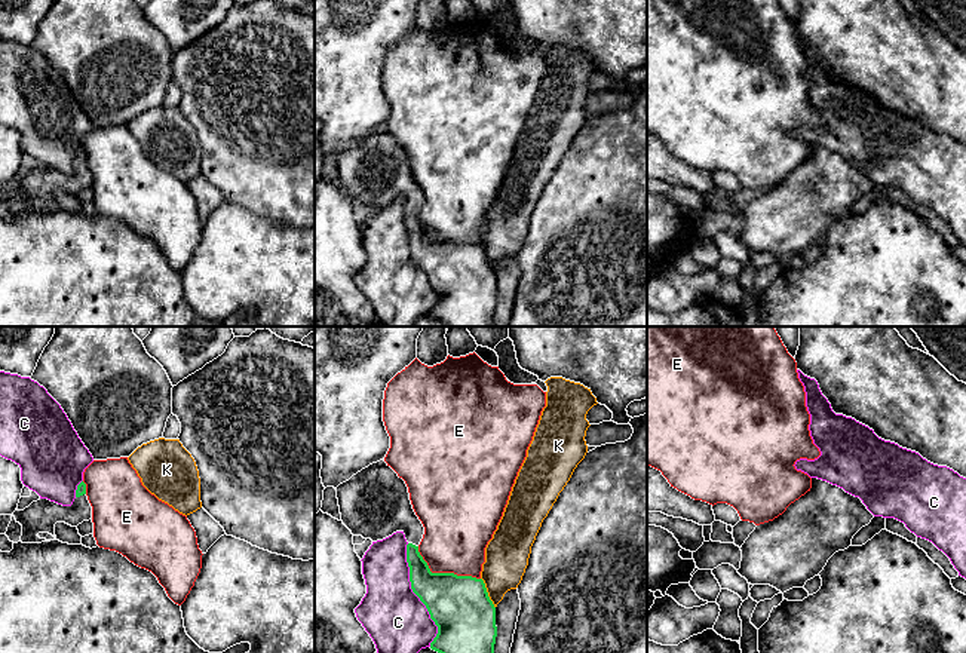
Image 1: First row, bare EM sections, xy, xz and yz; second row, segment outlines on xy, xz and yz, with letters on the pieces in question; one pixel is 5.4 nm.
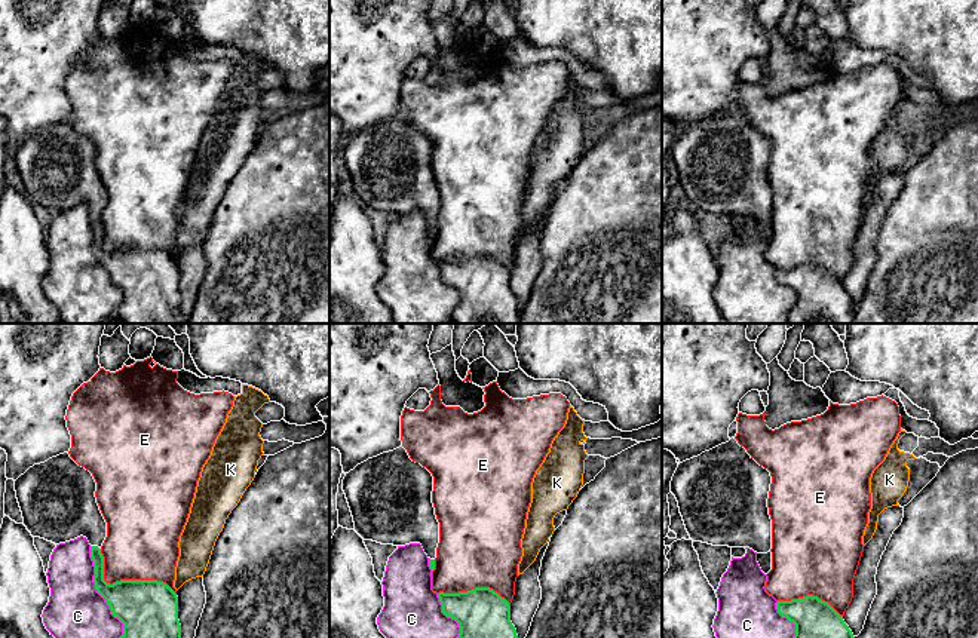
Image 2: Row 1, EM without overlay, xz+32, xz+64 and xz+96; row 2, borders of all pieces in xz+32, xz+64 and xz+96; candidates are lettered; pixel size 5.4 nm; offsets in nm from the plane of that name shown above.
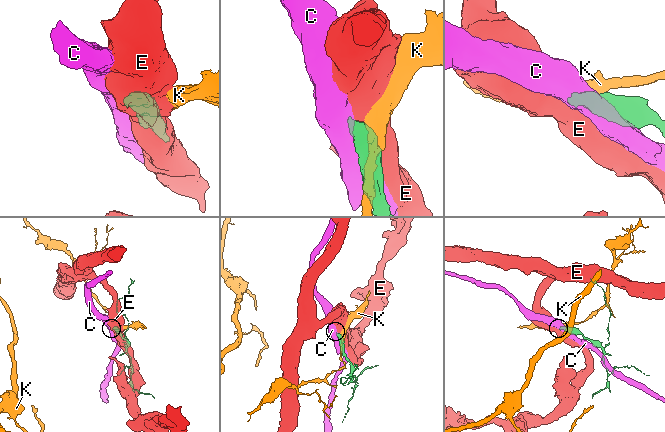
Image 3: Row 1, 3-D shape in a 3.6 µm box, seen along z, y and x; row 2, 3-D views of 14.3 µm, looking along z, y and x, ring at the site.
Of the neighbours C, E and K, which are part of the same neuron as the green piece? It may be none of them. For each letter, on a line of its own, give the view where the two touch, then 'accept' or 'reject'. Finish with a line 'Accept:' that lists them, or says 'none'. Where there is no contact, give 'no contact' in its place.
C: contact in xz; reject
E: contact in xz; reject
K: contact in xz; reject
Accept: none

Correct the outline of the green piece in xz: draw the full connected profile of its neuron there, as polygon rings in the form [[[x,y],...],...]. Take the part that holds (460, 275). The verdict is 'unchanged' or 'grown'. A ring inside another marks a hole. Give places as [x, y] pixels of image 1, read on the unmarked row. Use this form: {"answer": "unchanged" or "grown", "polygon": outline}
{"answer": "grown", "polygon": [[[380,128],[340,151],[335,157],[341,188],[353,203],[377,209],[396,199],[405,202],[411,257],[426,273],[430,286],[438,294],[430,316],[448,326],[496,326],[496,275],[488,264],[484,248],[472,243],[430,239],[418,220],[424,194],[413,177],[405,148],[384,128]]]}

